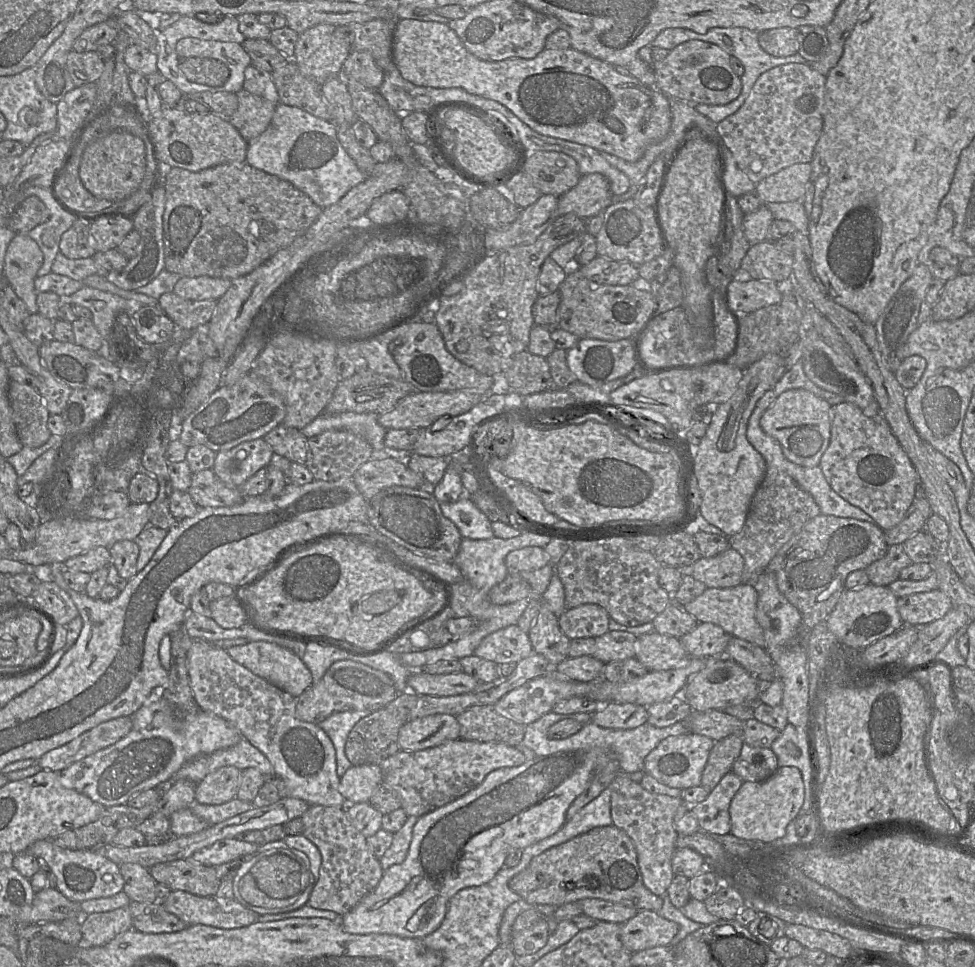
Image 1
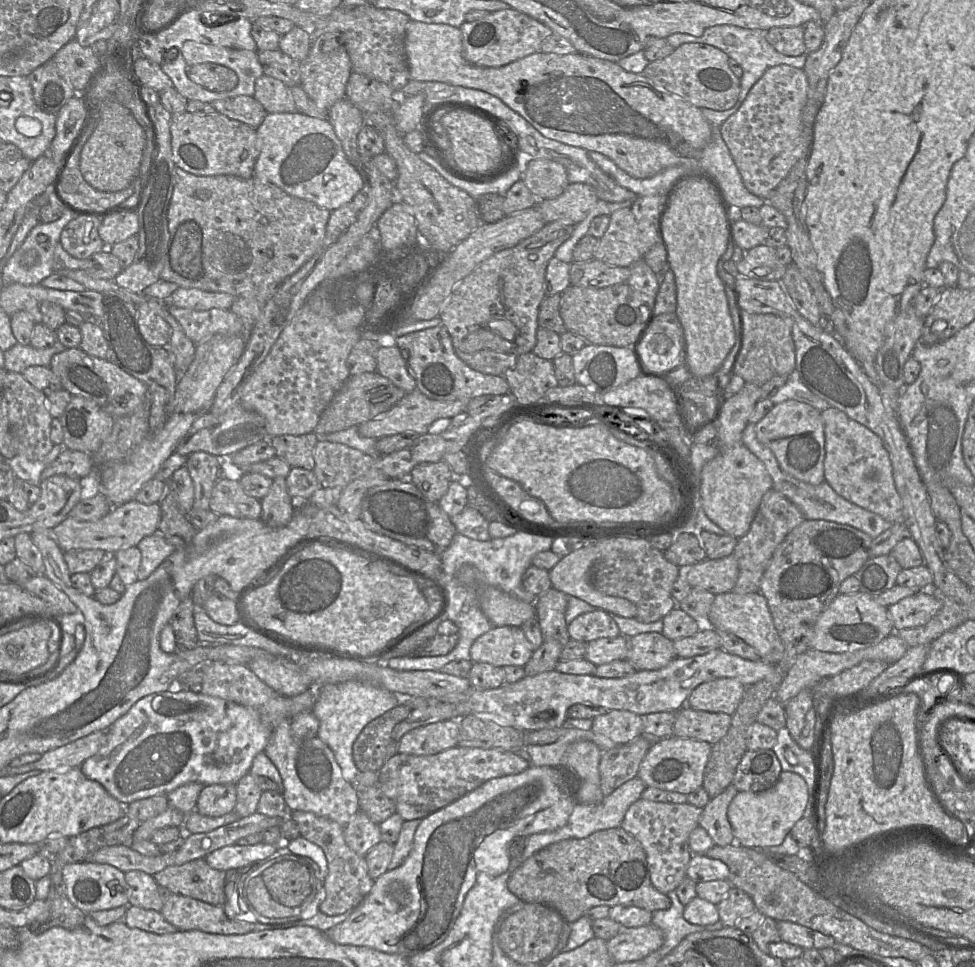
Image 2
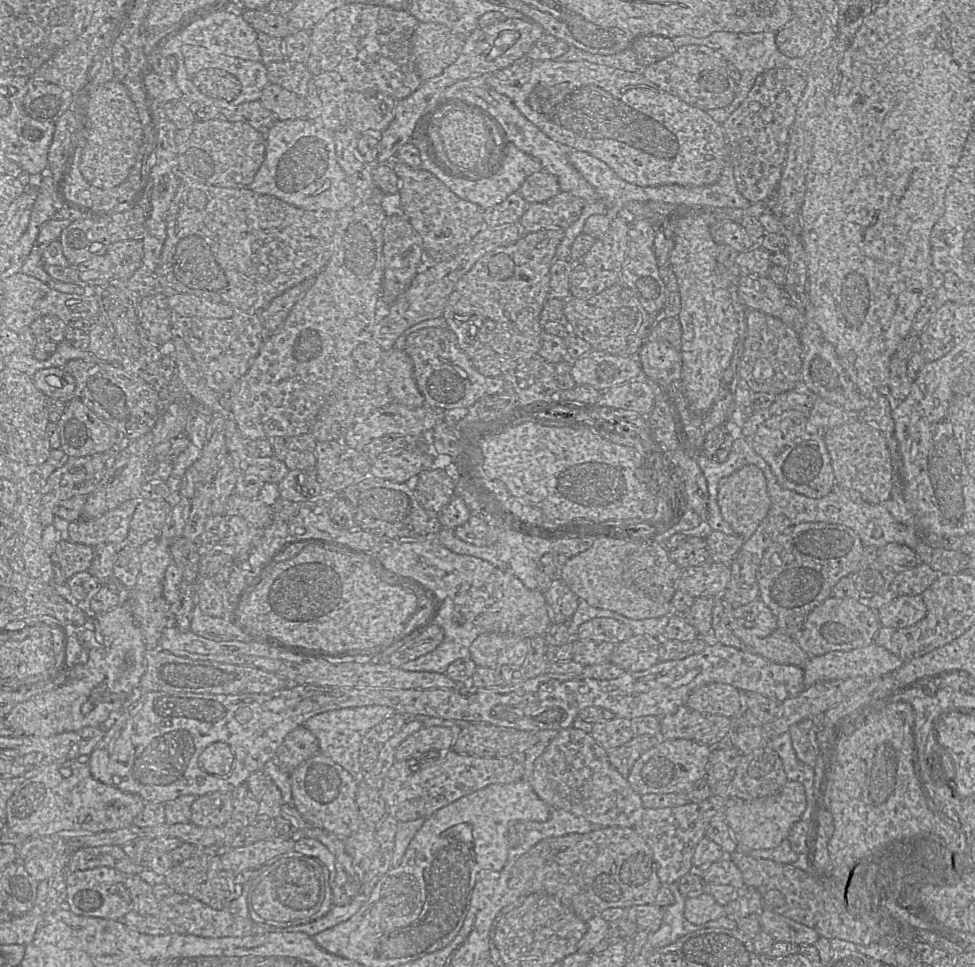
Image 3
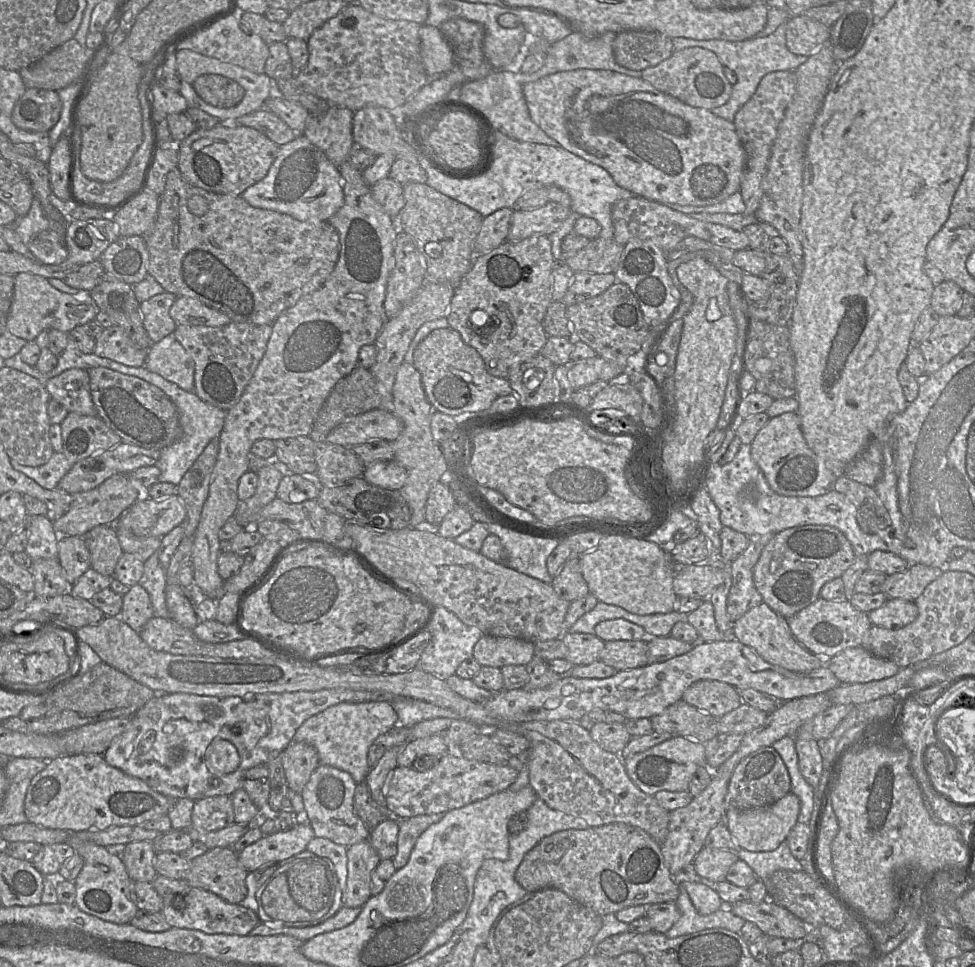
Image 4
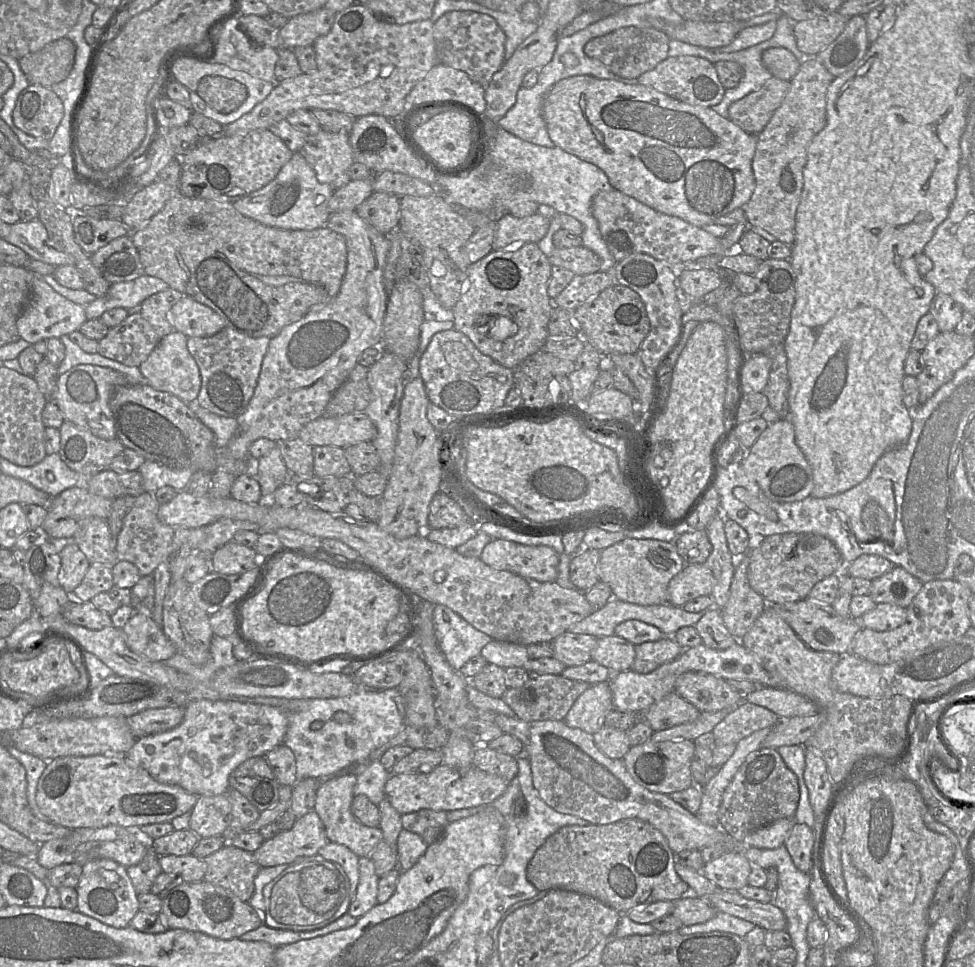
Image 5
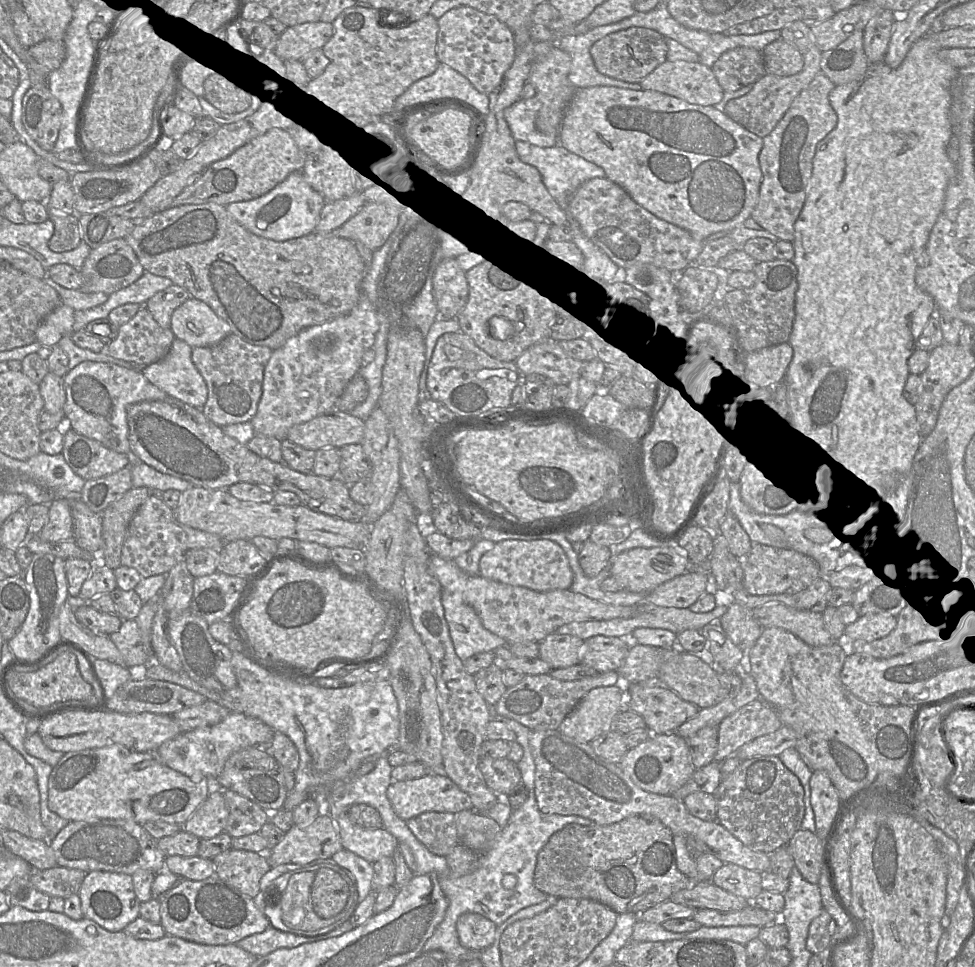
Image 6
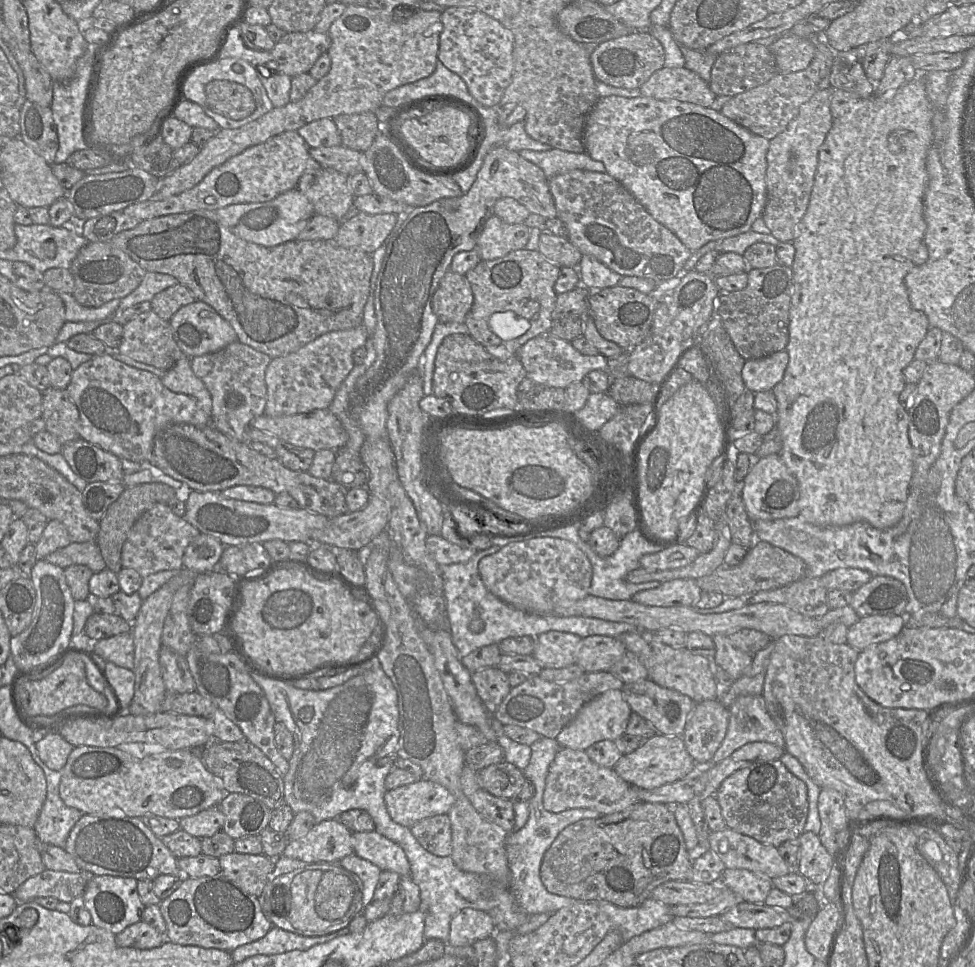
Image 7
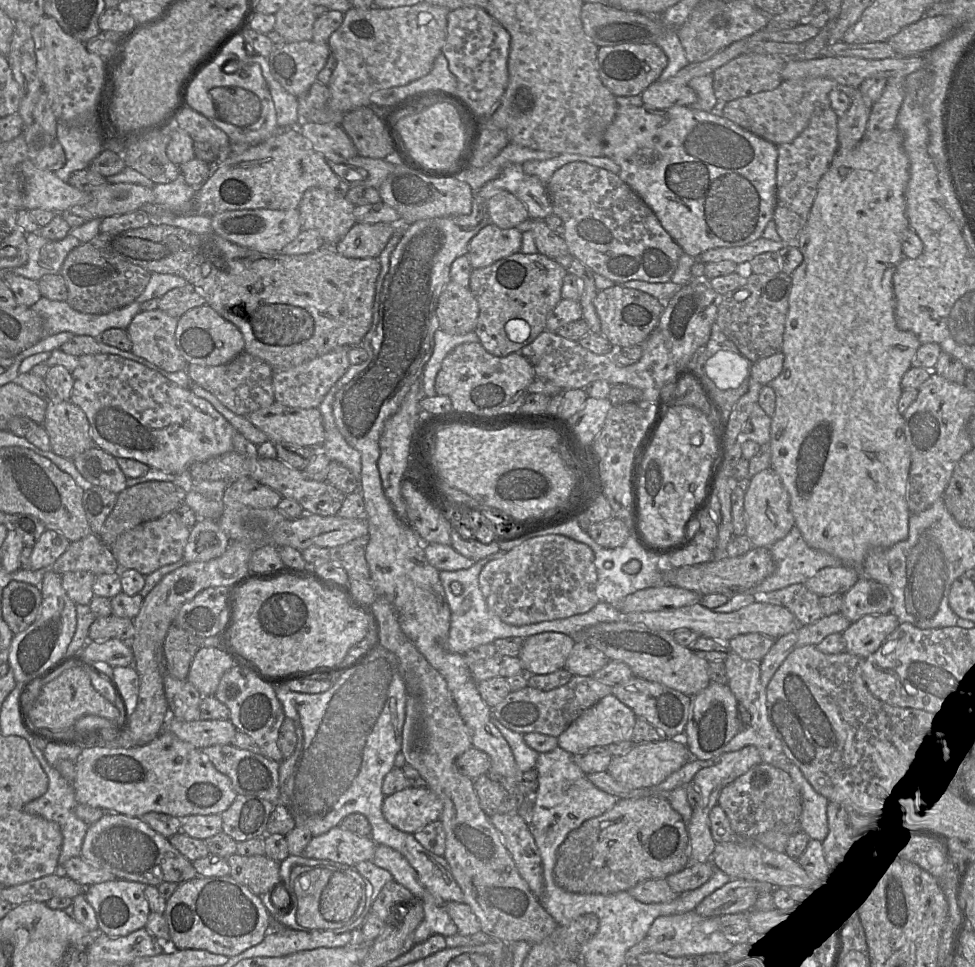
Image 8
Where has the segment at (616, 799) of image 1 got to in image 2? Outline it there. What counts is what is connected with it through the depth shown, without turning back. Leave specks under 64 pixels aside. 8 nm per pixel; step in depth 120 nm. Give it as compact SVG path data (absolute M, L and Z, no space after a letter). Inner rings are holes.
M640 798L625 813L620 827L643 847L652 885L663 894L675 890L687 876L686 871L692 857L689 836L699 826L702 809L688 802L677 804Z

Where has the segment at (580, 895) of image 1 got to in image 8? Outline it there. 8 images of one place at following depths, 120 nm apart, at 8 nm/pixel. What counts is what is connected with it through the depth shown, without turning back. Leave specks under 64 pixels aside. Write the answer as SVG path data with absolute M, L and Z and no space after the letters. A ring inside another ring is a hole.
M667 797L620 799L610 810L584 821L568 833L556 853L555 884L579 894L627 892L638 883L665 879L690 864L687 825Z

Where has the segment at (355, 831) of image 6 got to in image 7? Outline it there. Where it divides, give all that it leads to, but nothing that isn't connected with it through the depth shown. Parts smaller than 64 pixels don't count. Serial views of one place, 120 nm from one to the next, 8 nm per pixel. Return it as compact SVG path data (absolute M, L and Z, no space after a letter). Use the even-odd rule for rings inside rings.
M378 832L352 834L354 854L370 861L382 871L392 871L399 876L410 876L410 864L403 849Z

